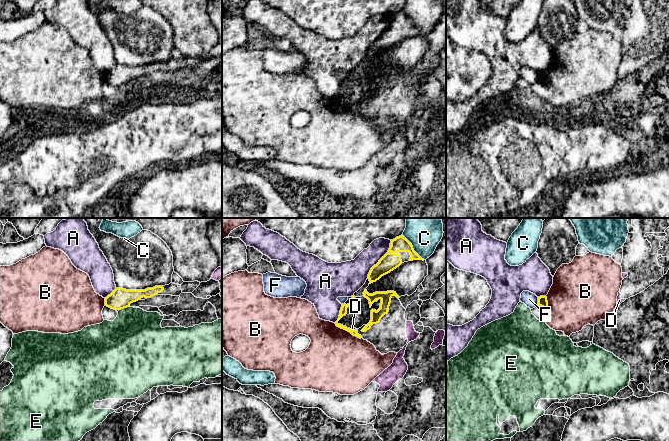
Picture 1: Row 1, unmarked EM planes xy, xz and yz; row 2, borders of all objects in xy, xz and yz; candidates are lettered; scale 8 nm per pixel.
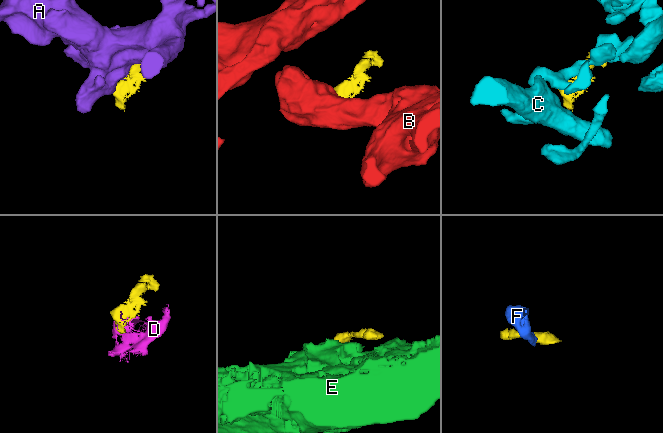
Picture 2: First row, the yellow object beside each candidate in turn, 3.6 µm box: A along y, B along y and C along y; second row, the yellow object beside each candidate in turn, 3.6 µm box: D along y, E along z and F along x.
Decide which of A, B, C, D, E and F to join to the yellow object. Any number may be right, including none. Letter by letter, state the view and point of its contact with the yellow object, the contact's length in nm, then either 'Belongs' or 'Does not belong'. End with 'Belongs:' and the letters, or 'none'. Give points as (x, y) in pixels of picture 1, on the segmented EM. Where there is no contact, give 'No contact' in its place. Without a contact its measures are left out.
A: Touches yellow at xz (378, 262). Shared border 320 nm. Does not belong
B: Touches yellow at xz (348, 331). Shared border 260 nm. Does not belong
C: Touches yellow at xz (413, 249). Shared border 240 nm. Does not belong
D: Touches yellow at xz (354, 330). Shared border 70 nm. Belongs
E: Touches yellow at xy (124, 307). Shared border 90 nm. Does not belong
F: Touches yellow at yz (538, 301). Shared border 60 nm. Does not belong
Belongs: D

